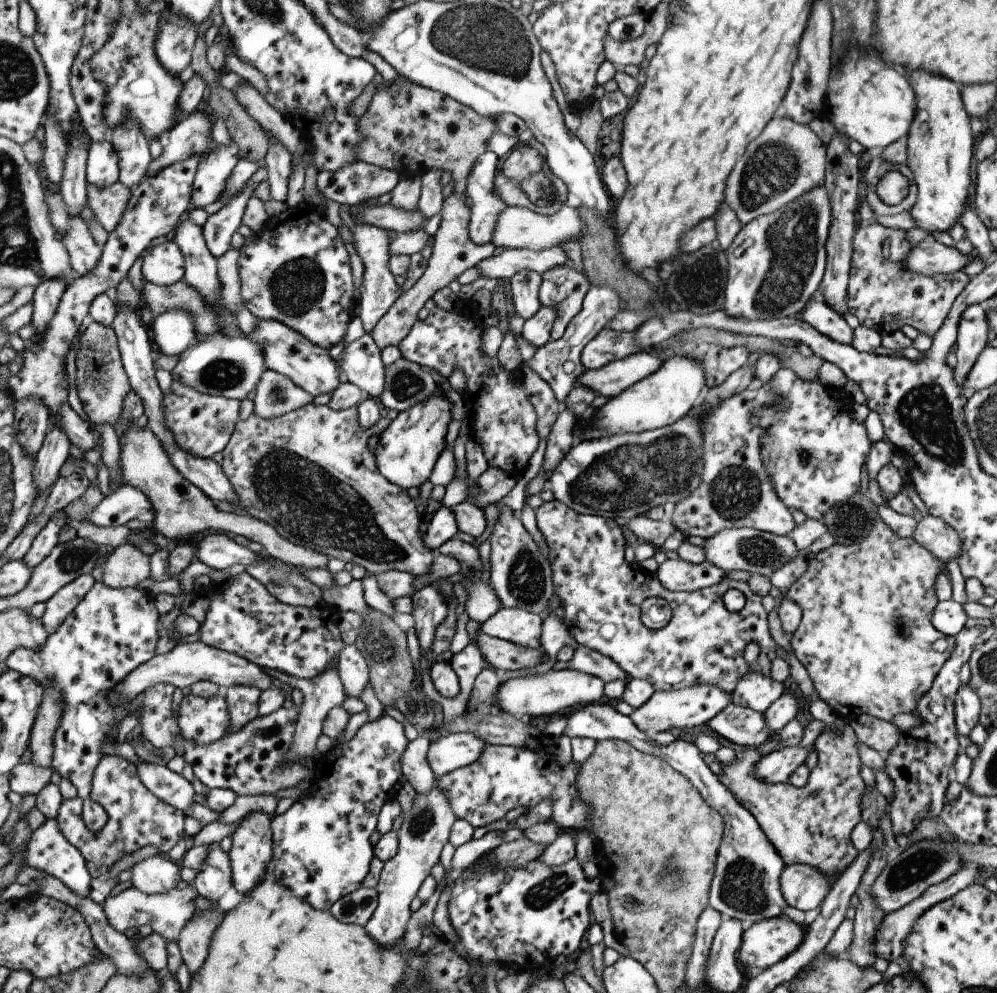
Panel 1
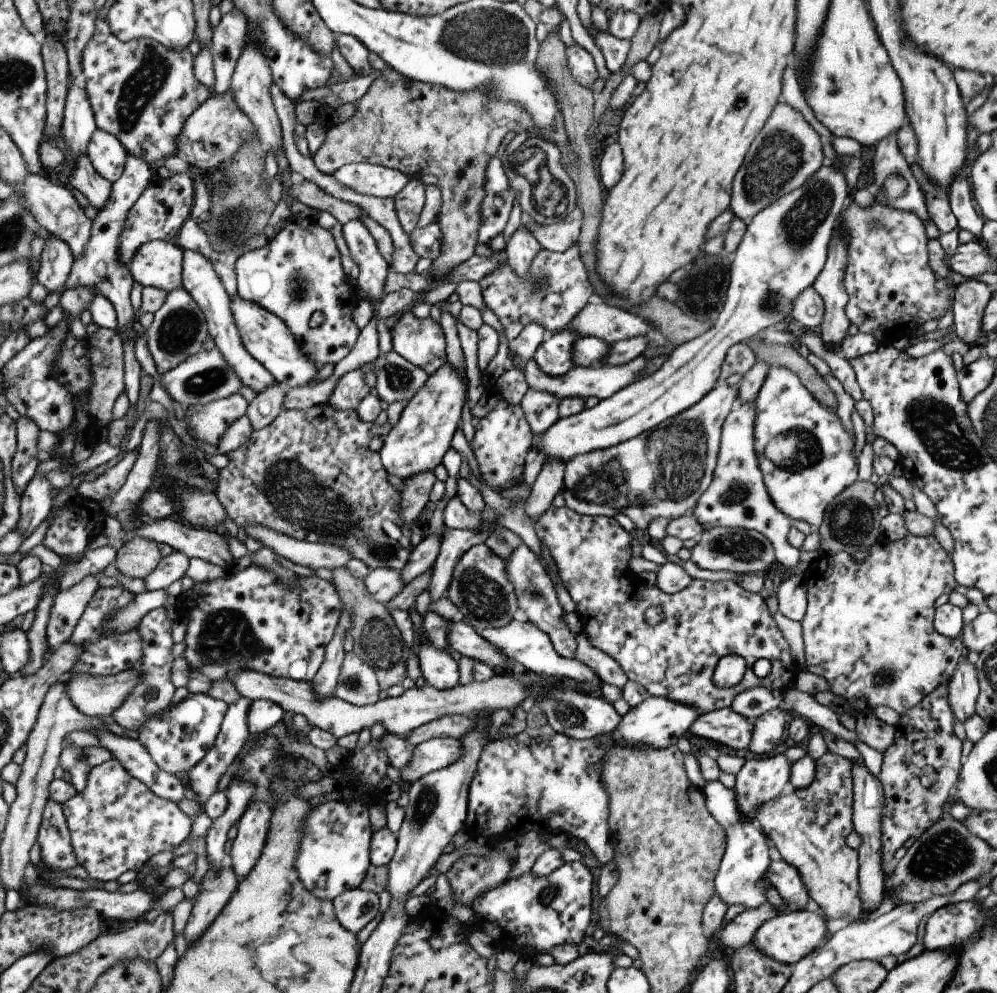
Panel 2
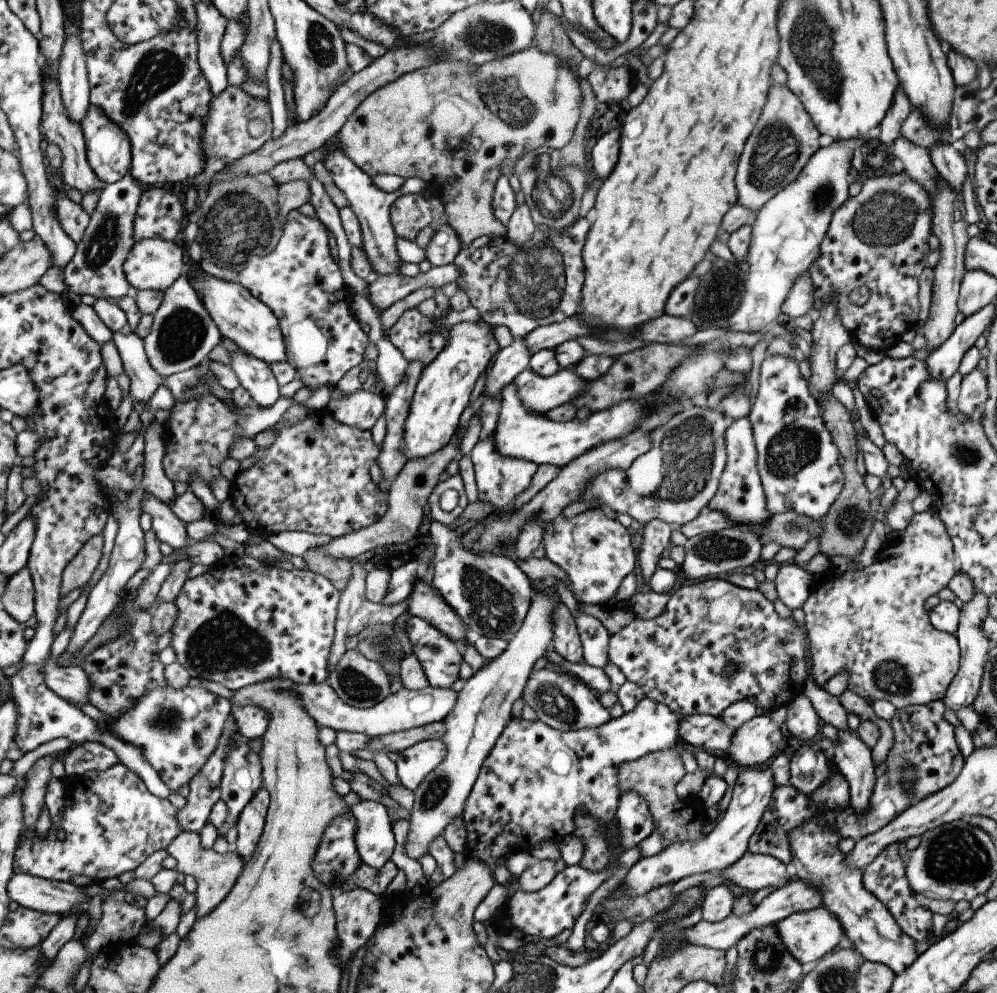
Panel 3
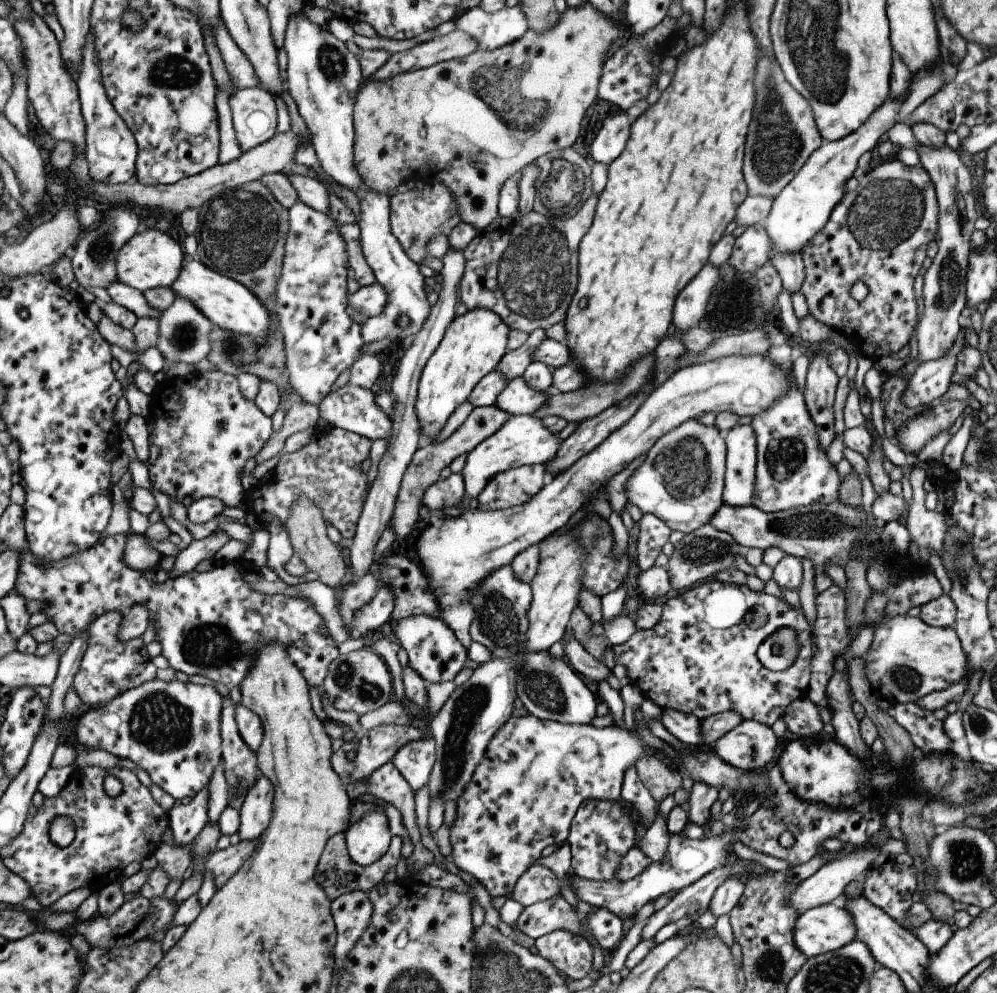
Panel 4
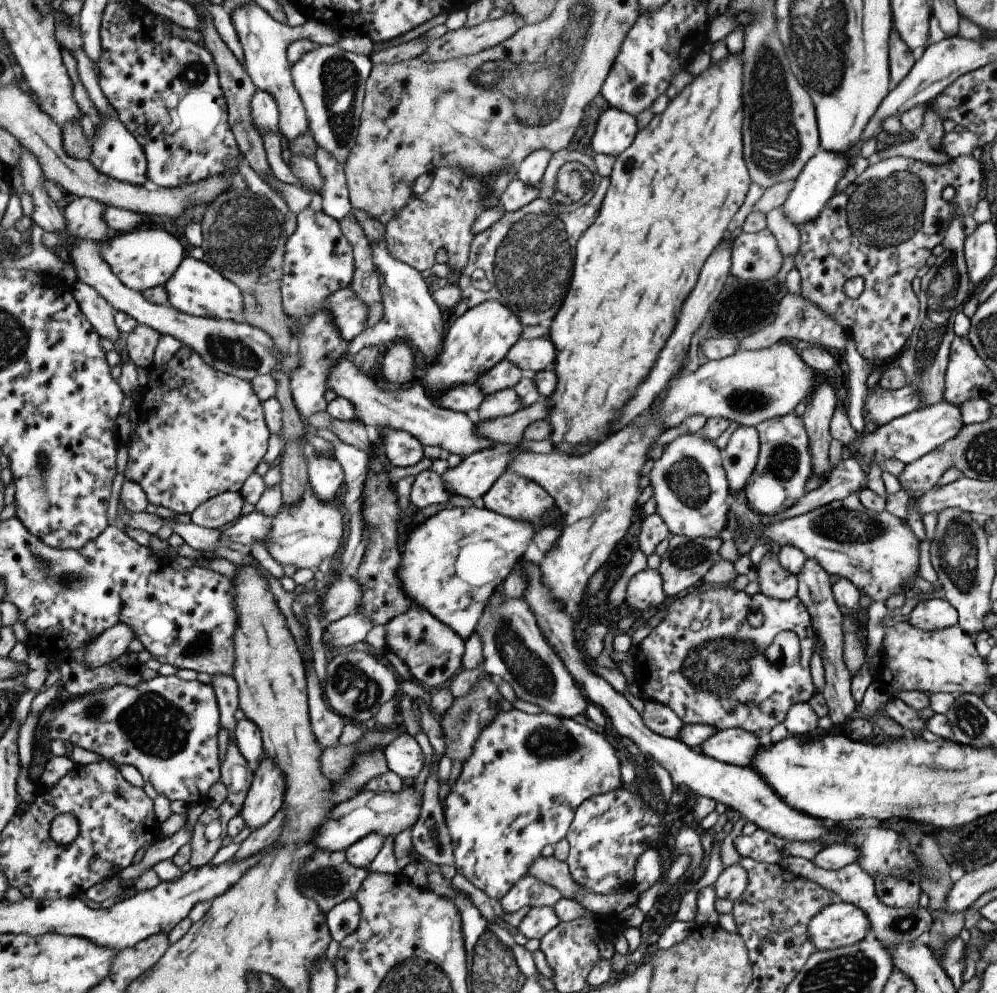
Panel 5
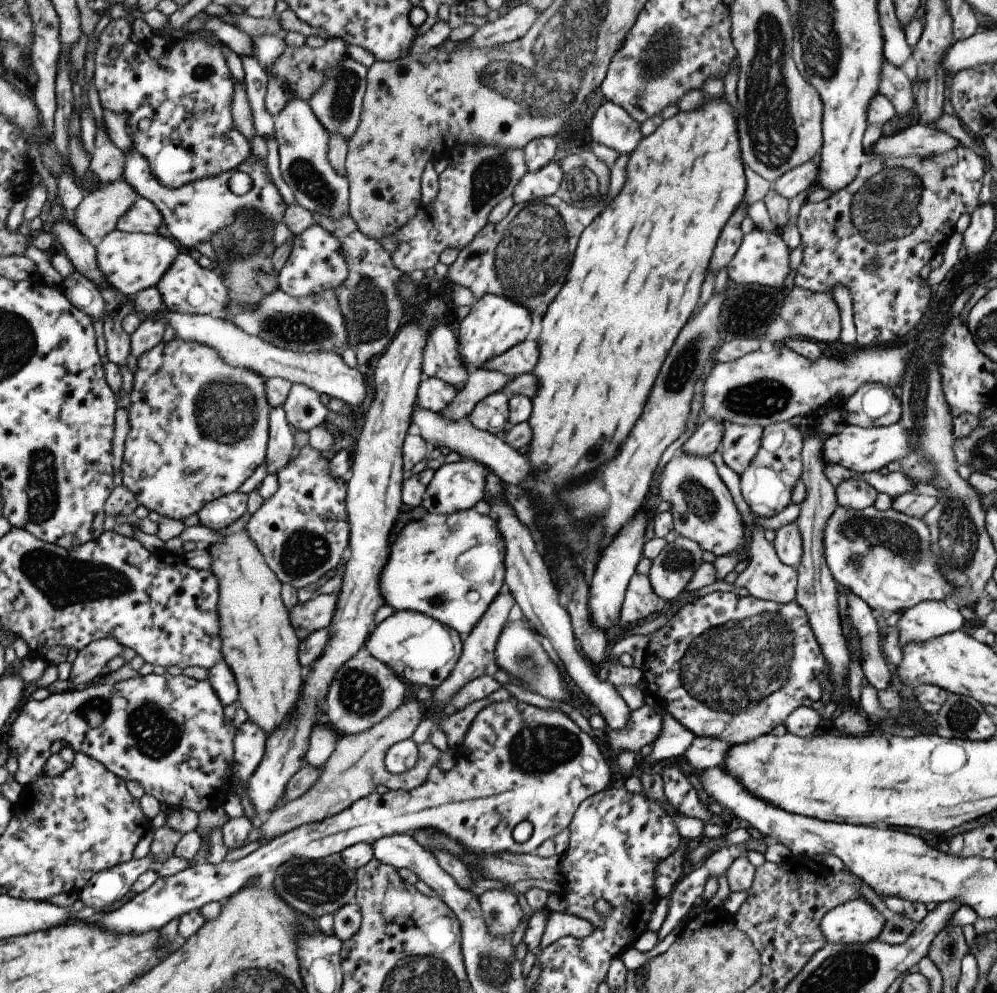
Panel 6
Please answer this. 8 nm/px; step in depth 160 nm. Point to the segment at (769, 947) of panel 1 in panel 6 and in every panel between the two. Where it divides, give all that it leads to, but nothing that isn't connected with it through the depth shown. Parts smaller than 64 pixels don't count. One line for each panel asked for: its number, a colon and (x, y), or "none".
2: (788, 937)
3: (808, 936)
4: (825, 928)
5: (839, 924)
6: (855, 922)

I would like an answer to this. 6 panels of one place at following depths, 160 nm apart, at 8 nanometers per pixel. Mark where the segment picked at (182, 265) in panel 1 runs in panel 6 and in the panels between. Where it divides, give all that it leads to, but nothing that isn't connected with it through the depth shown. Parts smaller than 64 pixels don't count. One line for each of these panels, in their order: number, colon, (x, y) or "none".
2: (160, 263)
3: (155, 264)
4: (152, 259)
5: (143, 259)
6: (132, 262)

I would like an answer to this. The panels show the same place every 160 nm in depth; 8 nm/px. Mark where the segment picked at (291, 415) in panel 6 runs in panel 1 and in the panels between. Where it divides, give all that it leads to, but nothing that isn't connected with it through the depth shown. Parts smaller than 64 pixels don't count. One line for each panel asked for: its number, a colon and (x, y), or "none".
1: (296, 271)
2: (298, 272)
3: (298, 281)
4: (310, 298)
5: (318, 260)

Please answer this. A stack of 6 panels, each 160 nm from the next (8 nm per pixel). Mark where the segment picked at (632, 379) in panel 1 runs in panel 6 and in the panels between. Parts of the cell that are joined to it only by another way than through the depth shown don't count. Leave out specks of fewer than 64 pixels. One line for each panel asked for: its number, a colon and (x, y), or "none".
2: (601, 381)
3: (538, 393)
4: (516, 398)
5: (505, 402)
6: (490, 414)

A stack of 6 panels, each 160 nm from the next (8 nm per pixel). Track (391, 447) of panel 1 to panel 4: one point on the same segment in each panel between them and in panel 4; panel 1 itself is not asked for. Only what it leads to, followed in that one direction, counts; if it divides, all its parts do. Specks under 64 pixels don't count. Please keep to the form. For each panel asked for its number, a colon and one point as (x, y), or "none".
2: (417, 442)
3: (442, 392)
4: (473, 344)

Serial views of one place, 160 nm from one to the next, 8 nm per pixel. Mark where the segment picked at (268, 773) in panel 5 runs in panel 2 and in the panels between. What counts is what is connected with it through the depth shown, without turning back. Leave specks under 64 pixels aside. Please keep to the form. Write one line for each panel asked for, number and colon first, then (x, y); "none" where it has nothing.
2: (252, 826)
3: (250, 822)
4: (254, 810)

